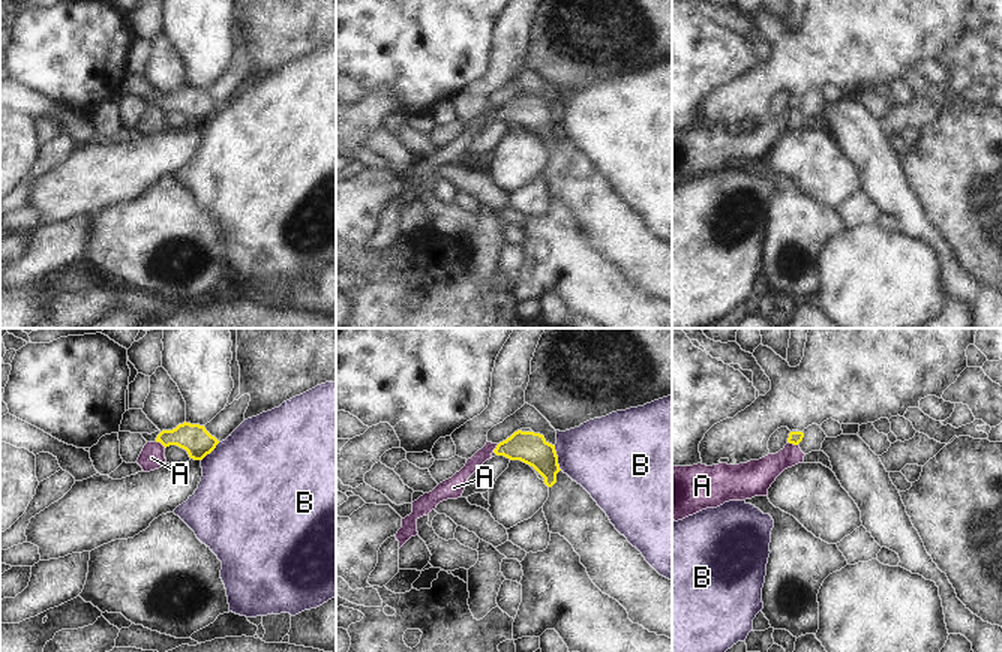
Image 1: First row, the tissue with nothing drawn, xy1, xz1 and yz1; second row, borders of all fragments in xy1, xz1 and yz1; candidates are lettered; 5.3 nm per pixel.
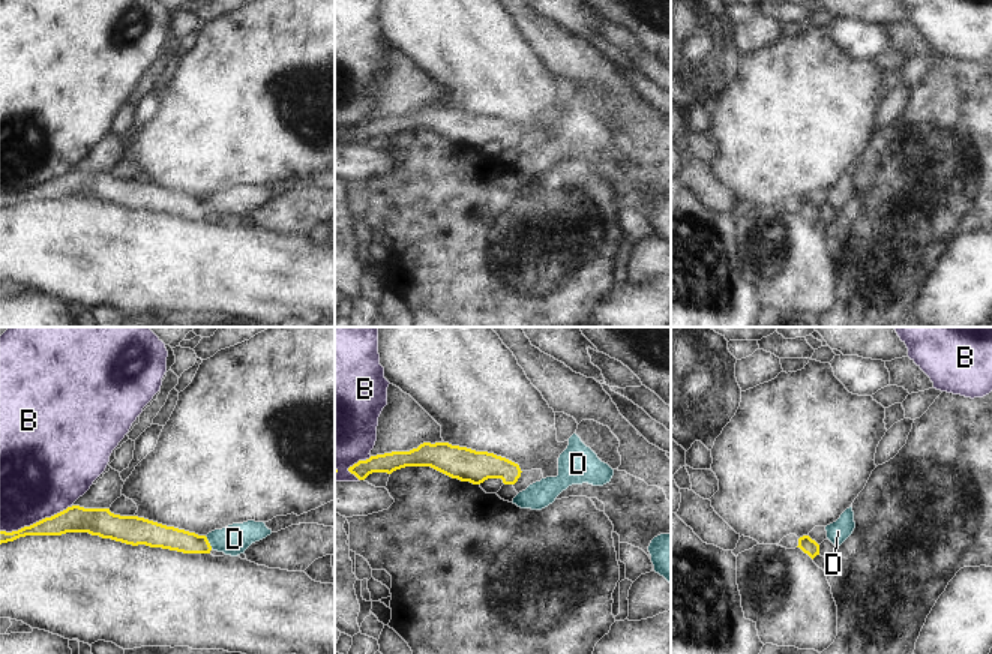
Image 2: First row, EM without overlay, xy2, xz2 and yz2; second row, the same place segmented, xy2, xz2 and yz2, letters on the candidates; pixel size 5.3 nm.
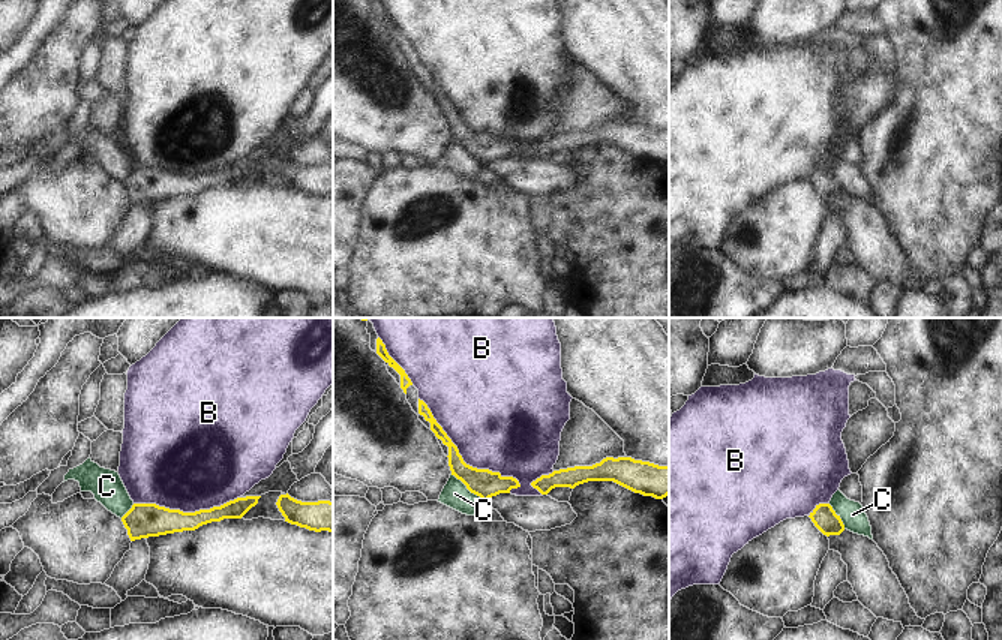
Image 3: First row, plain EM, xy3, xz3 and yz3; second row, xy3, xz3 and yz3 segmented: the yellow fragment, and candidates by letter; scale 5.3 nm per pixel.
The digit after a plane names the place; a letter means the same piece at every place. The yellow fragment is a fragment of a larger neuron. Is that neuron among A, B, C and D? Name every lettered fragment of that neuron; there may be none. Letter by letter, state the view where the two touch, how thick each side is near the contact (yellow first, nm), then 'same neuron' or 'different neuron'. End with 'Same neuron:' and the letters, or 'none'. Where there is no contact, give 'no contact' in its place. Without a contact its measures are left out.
A: contact in xy1; calibres 160 and 130 nm; different neuron
B: contact in xz3; calibres 150 and 480 nm; different neuron
C: contact in xz3; calibres 150 and 140 nm; different neuron
D: contact in xy2; calibres 130 and 160 nm; same neuron
Same neuron: D

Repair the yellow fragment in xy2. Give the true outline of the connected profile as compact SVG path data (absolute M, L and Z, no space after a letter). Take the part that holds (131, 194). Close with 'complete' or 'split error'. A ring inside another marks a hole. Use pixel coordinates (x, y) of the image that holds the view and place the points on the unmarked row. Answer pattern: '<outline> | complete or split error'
M72 170L18 195L0 195L0 208L26 200L62 200L66 196L89 196L132 210L146 208L183 218L210 218L213 213L237 220L245 218L252 207L270 200L272 194L264 186L248 184L198 200L144 182L114 178L110 172Z | split error

